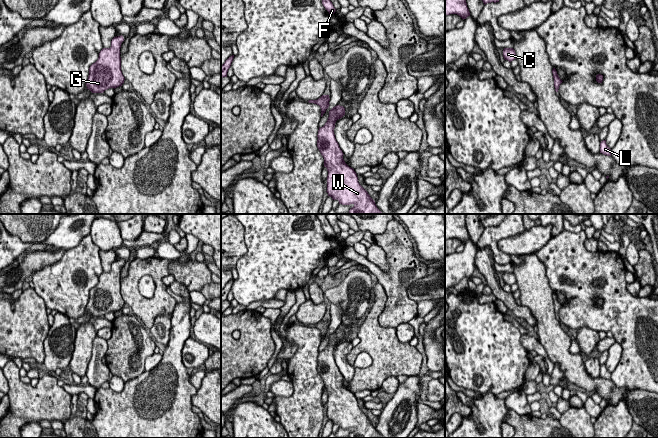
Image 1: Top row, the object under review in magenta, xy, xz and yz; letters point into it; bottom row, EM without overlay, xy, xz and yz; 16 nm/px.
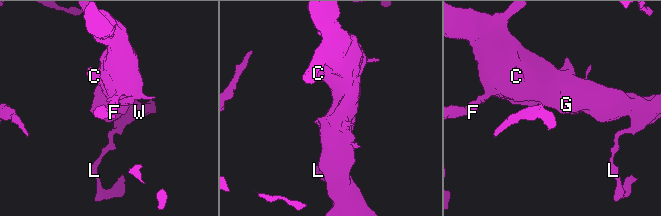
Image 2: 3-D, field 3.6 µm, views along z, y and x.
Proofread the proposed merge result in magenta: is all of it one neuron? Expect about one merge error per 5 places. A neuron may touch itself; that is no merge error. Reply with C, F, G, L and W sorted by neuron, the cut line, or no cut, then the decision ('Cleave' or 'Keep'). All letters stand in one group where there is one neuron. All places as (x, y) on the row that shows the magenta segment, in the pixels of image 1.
Groups: C F G L W. No split. Keep

